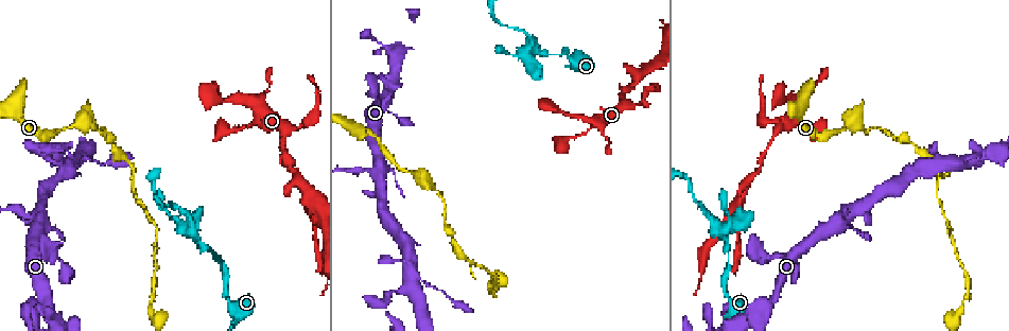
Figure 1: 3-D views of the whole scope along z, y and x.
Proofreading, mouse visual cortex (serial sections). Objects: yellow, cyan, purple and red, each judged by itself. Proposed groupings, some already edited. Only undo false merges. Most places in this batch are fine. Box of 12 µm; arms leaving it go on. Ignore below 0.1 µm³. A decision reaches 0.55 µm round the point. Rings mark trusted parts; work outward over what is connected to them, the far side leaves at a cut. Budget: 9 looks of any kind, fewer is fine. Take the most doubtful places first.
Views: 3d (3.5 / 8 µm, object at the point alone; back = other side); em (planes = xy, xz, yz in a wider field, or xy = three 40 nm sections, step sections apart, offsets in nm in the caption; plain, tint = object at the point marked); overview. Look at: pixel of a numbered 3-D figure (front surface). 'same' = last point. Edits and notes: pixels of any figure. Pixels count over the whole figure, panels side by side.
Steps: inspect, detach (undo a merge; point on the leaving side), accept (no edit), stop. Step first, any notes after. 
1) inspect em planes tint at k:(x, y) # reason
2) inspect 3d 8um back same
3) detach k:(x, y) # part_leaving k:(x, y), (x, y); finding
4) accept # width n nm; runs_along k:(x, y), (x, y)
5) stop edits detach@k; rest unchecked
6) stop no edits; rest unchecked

inspect 3d 3.5um at 1:(528, 48) # sharp bend

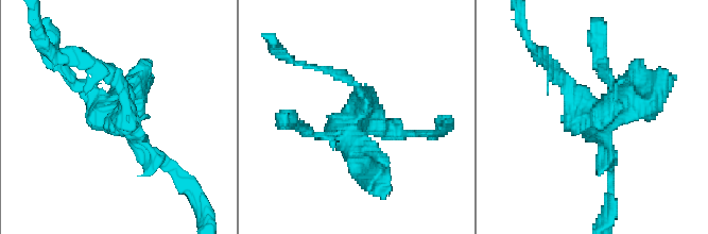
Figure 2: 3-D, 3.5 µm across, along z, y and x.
inspect em xy step 5 tint at 2:(594, 127) # now the EM

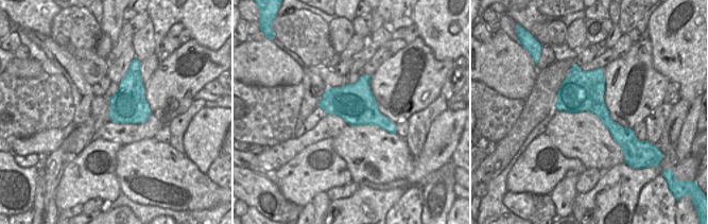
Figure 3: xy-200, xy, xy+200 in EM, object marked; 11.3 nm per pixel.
accept # all the same cell

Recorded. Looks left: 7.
inspect 3d 3.5um at 1:(439, 192) # calibre changes

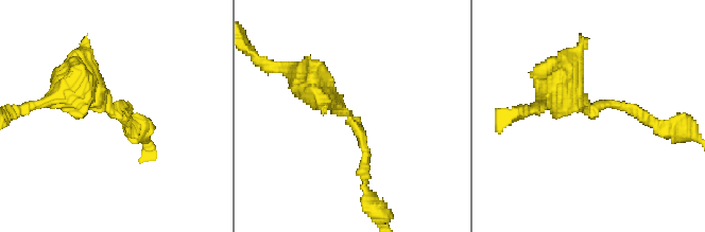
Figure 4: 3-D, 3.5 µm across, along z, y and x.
inspect em planes tint at 4:(112, 110) # shape alone is not enough

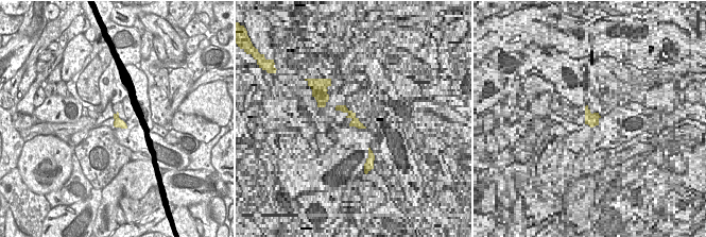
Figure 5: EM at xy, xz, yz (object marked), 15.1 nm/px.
accept # arm_widths 150, 500 nm; runs_along 4:(298, 74), (350, 118), (366, 153), (363, 175); one cell here

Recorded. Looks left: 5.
inspect 3d 3.5um at 1:(766, 253)

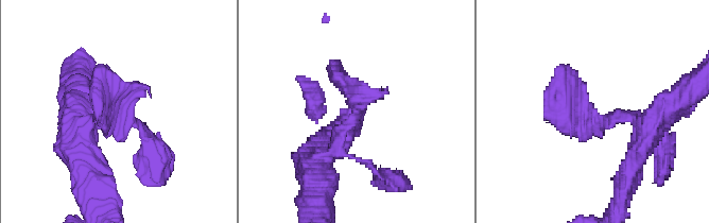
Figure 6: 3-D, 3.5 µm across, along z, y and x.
inspect em xy step 2 tint at 6:(119, 114) # shape alone is not enough

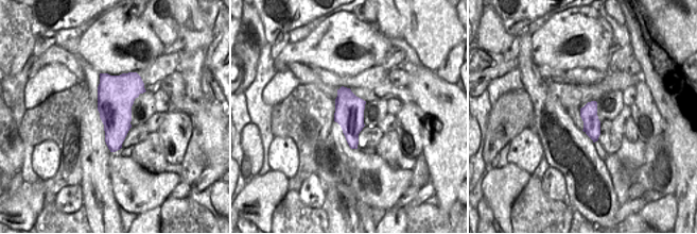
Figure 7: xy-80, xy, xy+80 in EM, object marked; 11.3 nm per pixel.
accept # runs_along 6:(647, 132), (634, 116), (595, 122), (560, 64); one cell here

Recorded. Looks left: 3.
inspect 3d 8um at 1:(562, 110) # thin neck

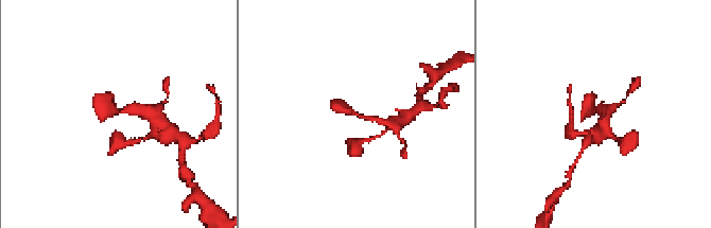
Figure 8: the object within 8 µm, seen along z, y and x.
inspect 3d 3.5um back at 8:(353, 112)

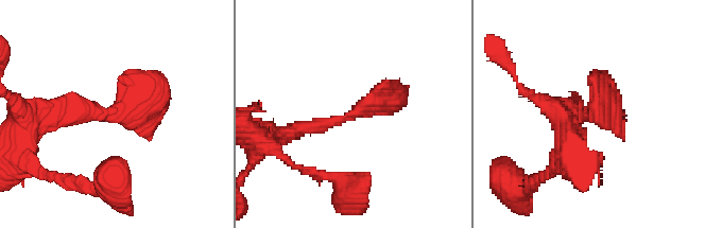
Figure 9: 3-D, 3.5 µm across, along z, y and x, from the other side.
inspect em xy step 1 tint at 9:(113, 112)

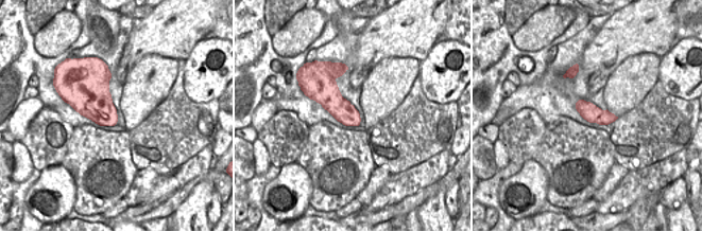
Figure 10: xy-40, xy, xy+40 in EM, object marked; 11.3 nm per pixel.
accept # runs_along 9:(48, 118), (120, 114), (166, 79); one cell here

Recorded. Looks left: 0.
stop no edits; rest unchecked

